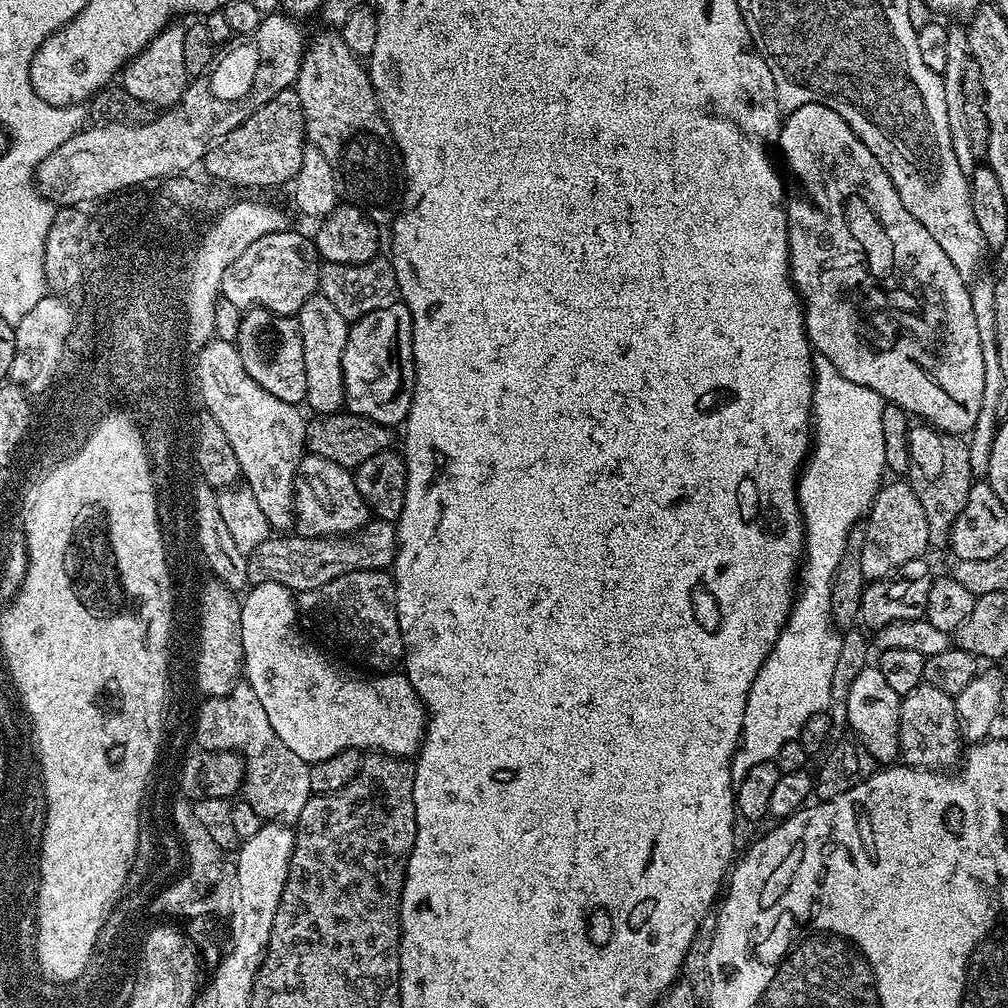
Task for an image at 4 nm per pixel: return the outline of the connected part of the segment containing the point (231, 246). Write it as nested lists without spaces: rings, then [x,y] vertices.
[[[240,200],[220,209],[216,220],[204,232],[200,245],[195,245],[196,272],[192,272],[192,292],[188,292],[188,320],[192,320],[192,344],[206,344],[213,339],[212,313],[208,311],[208,296],[213,300],[221,297],[222,274],[258,238],[271,232],[283,232],[289,227],[288,220],[272,204],[260,200]]]

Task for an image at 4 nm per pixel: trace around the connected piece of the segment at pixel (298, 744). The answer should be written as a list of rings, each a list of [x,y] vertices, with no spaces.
[[[262,582],[249,587],[247,592],[248,597],[243,597],[240,605],[243,675],[254,694],[258,694],[258,702],[262,702],[266,718],[270,718],[270,726],[274,726],[274,734],[278,734],[278,738],[282,738],[282,742],[286,742],[286,746],[298,754],[298,758],[311,766],[351,748],[375,750],[401,758],[412,758],[419,753],[420,745],[424,742],[424,730],[428,726],[428,713],[407,676],[396,670],[387,674],[351,676],[300,633],[296,625],[298,600],[292,589],[278,582]]]

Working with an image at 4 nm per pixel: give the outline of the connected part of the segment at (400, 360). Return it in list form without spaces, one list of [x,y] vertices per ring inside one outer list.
[[[404,303],[387,304],[362,318],[351,321],[346,338],[346,350],[342,350],[342,378],[344,408],[347,411],[389,426],[400,426],[407,421],[412,391],[416,385],[416,363],[412,345],[412,315]]]

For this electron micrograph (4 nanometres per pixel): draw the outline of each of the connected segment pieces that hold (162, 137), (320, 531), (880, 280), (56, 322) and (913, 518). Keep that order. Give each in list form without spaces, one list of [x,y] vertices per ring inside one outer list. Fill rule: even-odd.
[[[288,14],[265,15],[258,30],[236,42],[240,44],[233,43],[229,52],[213,63],[205,88],[203,79],[193,79],[184,99],[147,122],[100,122],[97,128],[74,133],[36,167],[37,190],[57,206],[84,206],[87,200],[100,200],[147,180],[160,182],[187,173],[195,164],[197,167],[217,140],[295,85],[306,47],[300,24]]]
[[[311,454],[301,459],[296,470],[294,501],[294,524],[299,535],[331,538],[355,534],[369,519],[368,504],[362,498],[362,494],[358,494],[356,477],[349,469]]]
[[[807,104],[785,115],[780,126],[778,152],[779,155],[780,152],[784,155],[783,167],[786,172],[788,167],[787,175],[790,177],[790,191],[786,196],[788,267],[792,284],[804,310],[804,329],[809,344],[823,359],[832,363],[834,370],[838,370],[842,378],[874,390],[887,403],[897,404],[909,417],[921,416],[925,425],[939,428],[941,432],[971,433],[982,410],[982,382],[986,382],[986,374],[982,366],[982,342],[978,342],[978,322],[974,322],[969,285],[962,282],[952,264],[944,259],[942,248],[934,242],[934,238],[930,238],[926,229],[921,228],[920,223],[909,212],[905,212],[902,200],[896,196],[894,182],[890,182],[880,165],[873,161],[870,150],[864,148],[863,142],[857,140],[853,132],[848,131],[848,123],[837,112],[823,104]]]
[[[46,294],[38,302],[38,306],[34,306],[34,310],[30,310],[30,314],[26,314],[26,318],[22,318],[22,322],[14,326],[14,366],[10,366],[8,371],[13,385],[23,388],[25,393],[33,394],[32,392],[42,391],[44,387],[47,389],[53,383],[55,372],[59,368],[59,372],[61,371],[60,359],[65,359],[68,336],[74,329],[72,310],[74,314],[74,308],[66,301]]]
[[[888,482],[881,487],[866,513],[863,529],[862,574],[868,582],[889,579],[899,573],[906,562],[921,559],[925,555],[924,551],[930,548],[926,513],[922,510],[922,502],[918,502],[918,494],[914,494],[912,485],[907,482]]]

